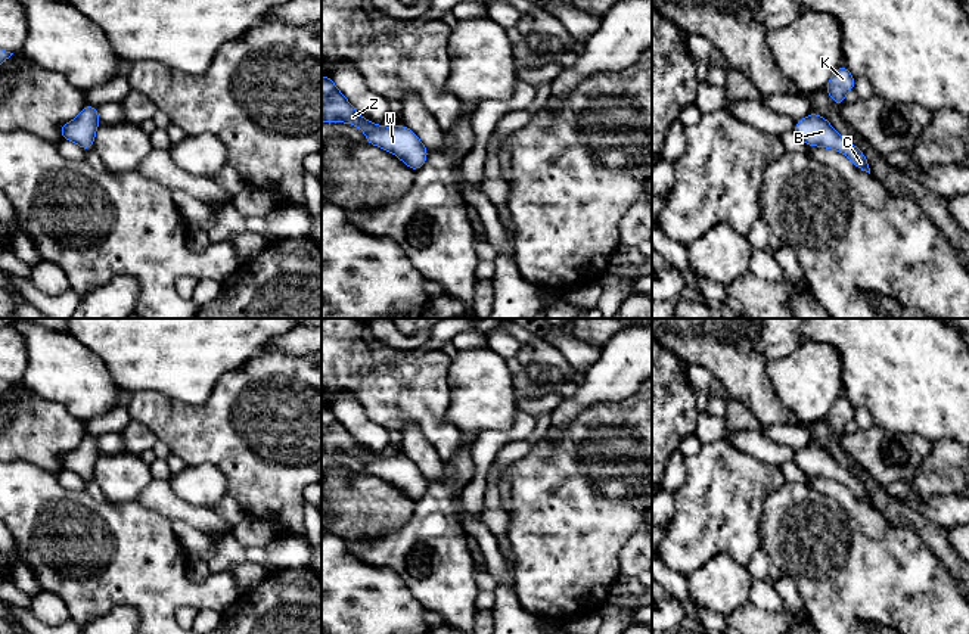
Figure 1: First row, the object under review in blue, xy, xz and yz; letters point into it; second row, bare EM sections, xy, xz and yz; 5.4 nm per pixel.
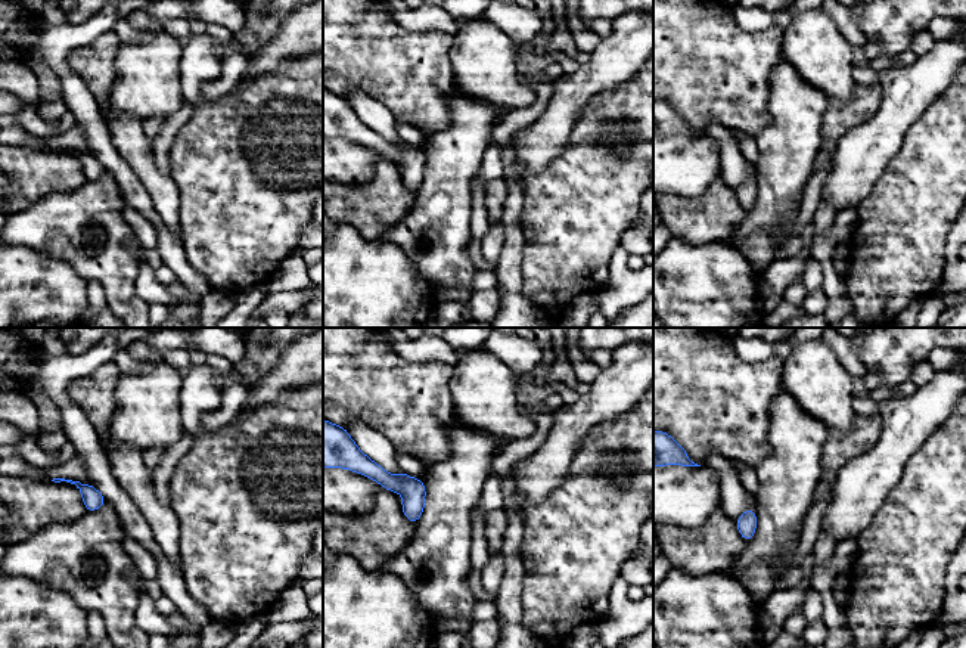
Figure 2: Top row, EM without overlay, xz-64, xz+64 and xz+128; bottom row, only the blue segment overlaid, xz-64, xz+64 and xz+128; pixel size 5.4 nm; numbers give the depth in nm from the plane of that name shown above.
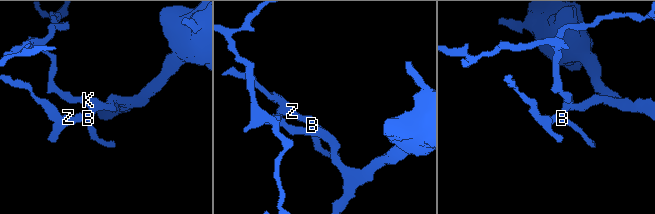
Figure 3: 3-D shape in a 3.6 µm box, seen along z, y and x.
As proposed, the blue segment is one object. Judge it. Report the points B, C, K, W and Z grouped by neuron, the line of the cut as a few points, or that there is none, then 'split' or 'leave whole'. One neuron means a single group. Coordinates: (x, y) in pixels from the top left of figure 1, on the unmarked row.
B C K W Z | no cut | leave whole

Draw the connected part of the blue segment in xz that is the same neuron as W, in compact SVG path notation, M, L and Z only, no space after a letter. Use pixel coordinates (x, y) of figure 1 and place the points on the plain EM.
M322 405L322 453L348 453L358 457L366 463L366 473L394 484L413 501L422 498L428 488L428 479L410 459L379 457L366 451L324 405Z

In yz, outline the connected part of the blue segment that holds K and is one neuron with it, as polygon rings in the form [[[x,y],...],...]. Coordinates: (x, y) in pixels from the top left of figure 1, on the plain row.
[[[841,395],[832,404],[830,411],[824,417],[829,426],[833,429],[835,435],[842,436],[845,425],[852,420],[855,416],[855,408],[850,404],[850,401]]]

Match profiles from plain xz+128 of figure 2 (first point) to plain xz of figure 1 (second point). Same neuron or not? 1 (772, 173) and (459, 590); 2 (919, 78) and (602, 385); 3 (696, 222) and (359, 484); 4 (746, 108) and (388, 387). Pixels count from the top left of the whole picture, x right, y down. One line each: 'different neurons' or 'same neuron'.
1: same neuron
2: same neuron
3: same neuron
4: same neuron

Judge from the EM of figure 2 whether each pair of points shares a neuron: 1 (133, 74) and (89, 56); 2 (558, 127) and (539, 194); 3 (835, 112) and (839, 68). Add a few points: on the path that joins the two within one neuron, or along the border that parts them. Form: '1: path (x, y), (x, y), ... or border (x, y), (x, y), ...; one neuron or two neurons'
1: border (121, 43), (114, 61), (111, 95), (106, 101); two neurons
2: border (568, 139), (543, 169), (524, 176), (522, 189); two neurons
3: border (856, 84), (856, 93), (851, 99), (828, 99); two neurons

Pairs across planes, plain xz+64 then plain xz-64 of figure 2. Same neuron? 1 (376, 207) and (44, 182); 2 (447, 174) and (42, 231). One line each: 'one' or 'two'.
1: one
2: one

